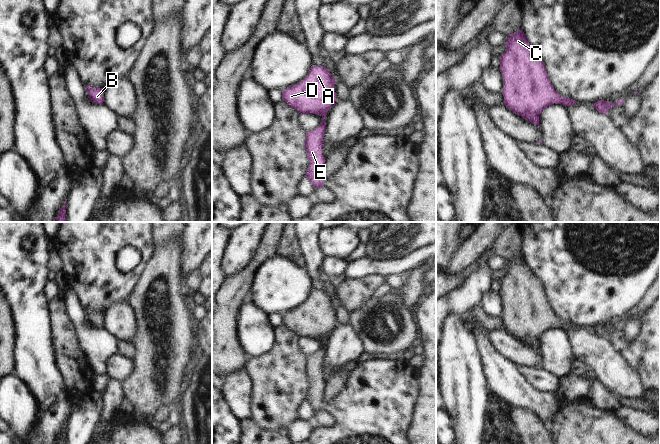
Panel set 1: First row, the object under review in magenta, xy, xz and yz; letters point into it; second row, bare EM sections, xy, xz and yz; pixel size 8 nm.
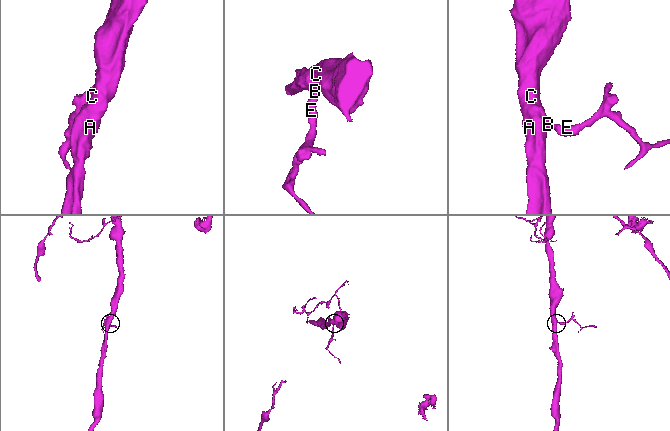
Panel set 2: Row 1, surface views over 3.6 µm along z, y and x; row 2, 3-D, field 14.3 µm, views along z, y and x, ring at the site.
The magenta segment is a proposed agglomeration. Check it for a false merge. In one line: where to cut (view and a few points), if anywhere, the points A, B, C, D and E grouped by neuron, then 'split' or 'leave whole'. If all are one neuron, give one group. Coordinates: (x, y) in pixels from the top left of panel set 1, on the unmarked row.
cut none; groups A B C D E; leave whole

